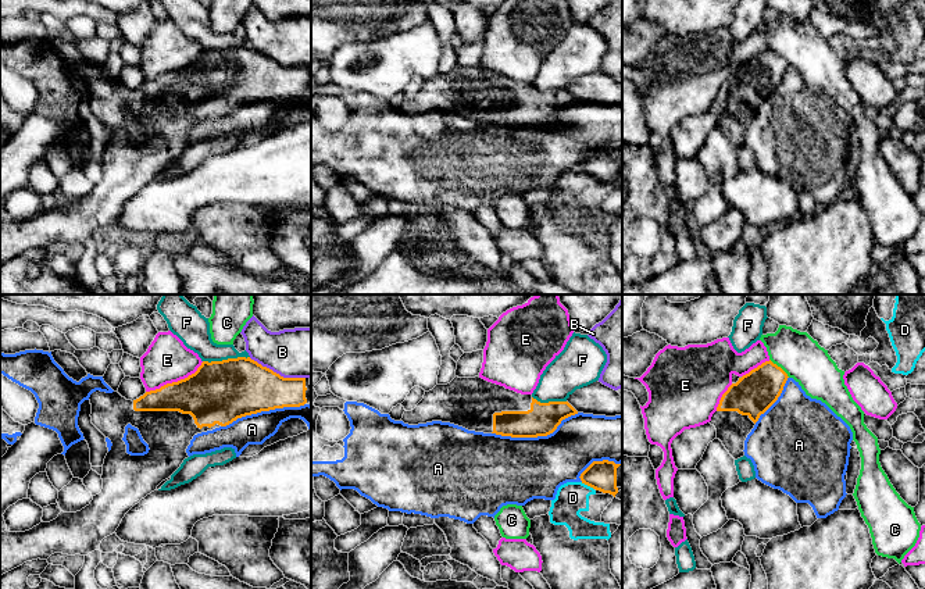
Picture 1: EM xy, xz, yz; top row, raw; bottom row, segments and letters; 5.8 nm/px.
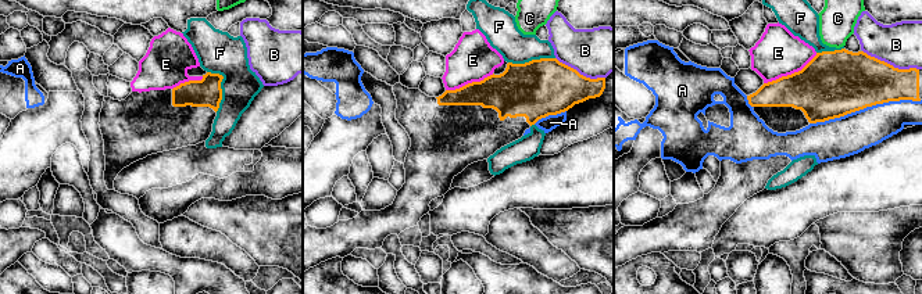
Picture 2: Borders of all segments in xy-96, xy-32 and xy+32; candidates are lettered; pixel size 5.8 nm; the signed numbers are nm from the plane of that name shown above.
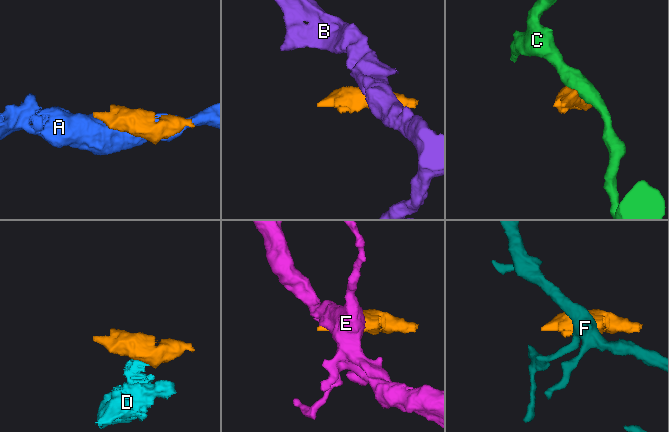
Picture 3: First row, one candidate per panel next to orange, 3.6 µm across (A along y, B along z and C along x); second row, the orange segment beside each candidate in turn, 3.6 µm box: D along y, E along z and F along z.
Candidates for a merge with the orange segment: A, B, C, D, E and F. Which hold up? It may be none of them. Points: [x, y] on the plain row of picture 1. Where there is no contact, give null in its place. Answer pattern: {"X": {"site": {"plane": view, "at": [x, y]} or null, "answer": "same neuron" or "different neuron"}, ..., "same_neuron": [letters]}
{"A": {"site": {"plane": "xz", "at": [535, 125]}, "answer": "different neuron"}, "B": {"site": {"plane": "xy", "at": [275, 61]}, "answer": "different neuron"}, "C": {"site": {"plane": "yz", "at": [779, 56]}, "answer": "different neuron"}, "D": {"site": {"plane": "xz", "at": [588, 174]}, "answer": "different neuron"}, "E": {"site": {"plane": "xy", "at": [175, 71]}, "answer": "different neuron"}, "F": {"site": {"plane": "xy", "at": [225, 49]}, "answer": "different neuron"}, "same_neuron": []}

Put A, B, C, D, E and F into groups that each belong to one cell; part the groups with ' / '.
A / B / C / D / E / F

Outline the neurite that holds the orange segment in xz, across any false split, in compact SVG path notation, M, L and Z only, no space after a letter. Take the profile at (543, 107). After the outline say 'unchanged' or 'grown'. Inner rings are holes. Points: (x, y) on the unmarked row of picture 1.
M456 65L447 74L436 74L425 81L424 88L411 100L404 100L401 110L408 114L432 110L450 111L468 119L496 122L511 126L538 126L553 122L562 108L578 103L568 90L540 92L532 83L521 83L479 65Z | grown

